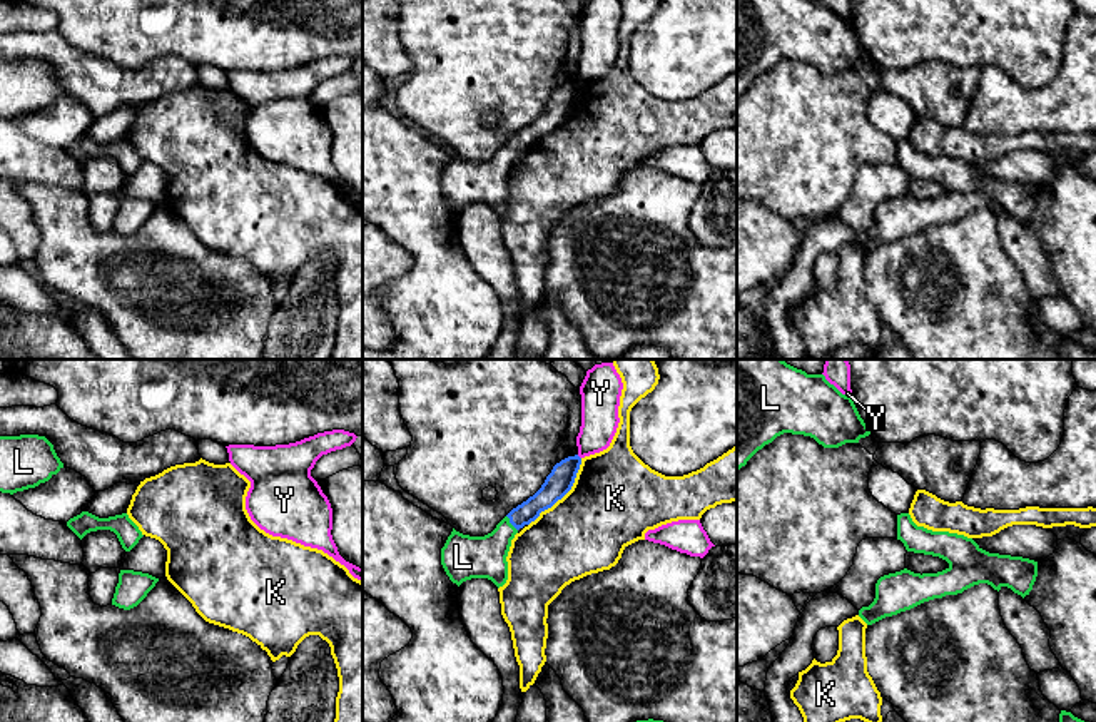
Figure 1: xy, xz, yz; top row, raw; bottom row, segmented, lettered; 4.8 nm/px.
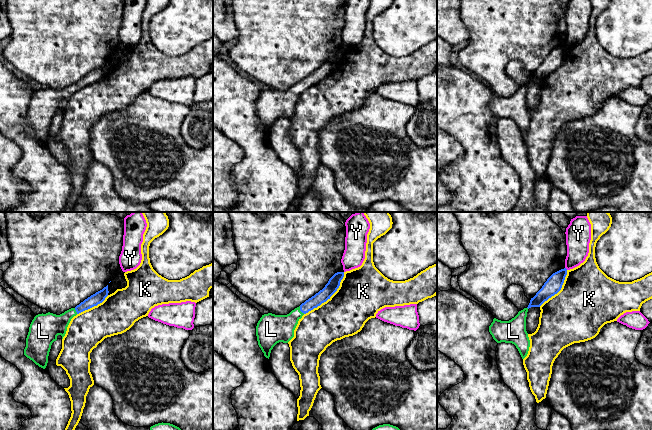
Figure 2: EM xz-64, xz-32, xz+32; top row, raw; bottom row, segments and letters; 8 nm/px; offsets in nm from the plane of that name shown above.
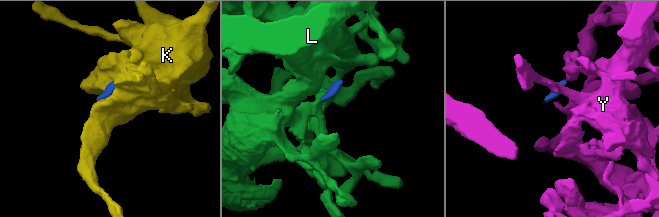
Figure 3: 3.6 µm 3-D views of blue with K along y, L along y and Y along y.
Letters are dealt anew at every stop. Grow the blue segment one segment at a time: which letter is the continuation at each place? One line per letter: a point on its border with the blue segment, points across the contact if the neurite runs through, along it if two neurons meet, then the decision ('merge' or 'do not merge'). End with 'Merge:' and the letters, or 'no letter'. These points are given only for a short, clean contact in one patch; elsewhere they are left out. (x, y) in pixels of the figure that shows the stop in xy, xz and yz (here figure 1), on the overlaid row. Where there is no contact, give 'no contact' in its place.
K: xz (563, 495) | do not merge
L: xz (510, 522) | across xz (550, 492), (530, 510), (510, 522), (478, 557), (471, 557) | merge
Y: xz (578, 457) | along xz (577, 455), (580, 458) | do not merge
Merge: L

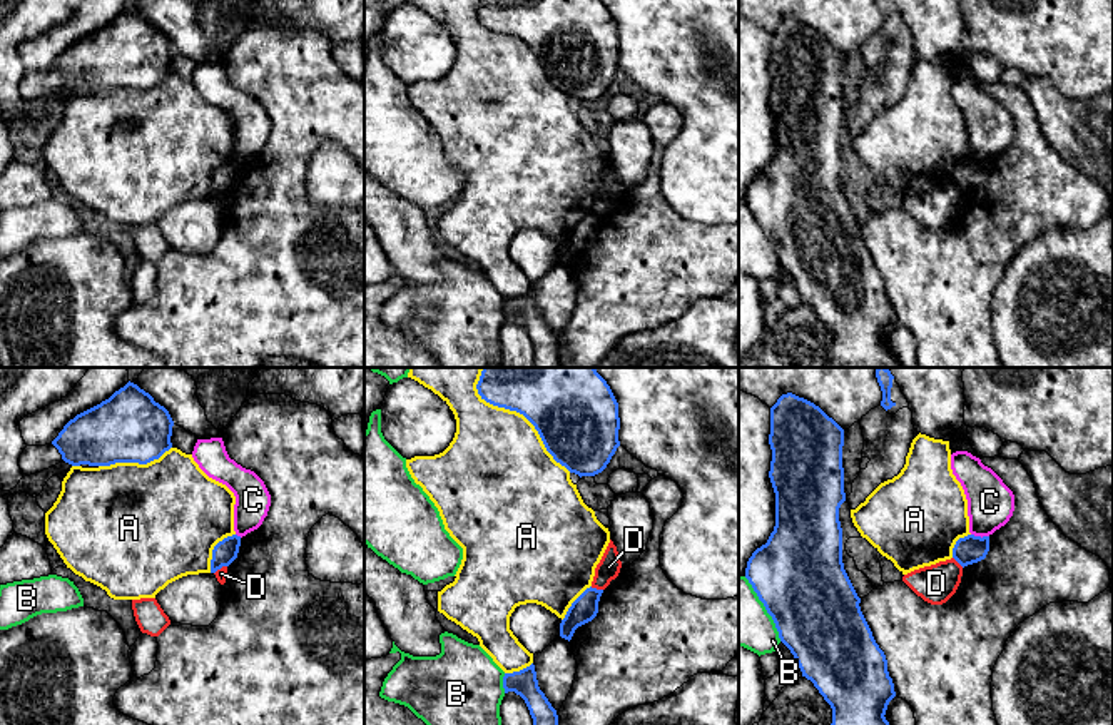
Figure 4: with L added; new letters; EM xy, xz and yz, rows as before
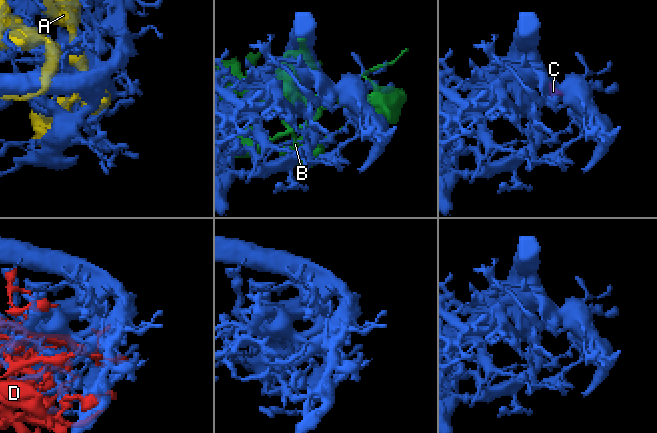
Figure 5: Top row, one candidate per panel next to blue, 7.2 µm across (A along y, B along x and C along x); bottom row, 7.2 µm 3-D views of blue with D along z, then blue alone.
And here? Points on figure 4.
A: xz (518, 411) | do not merge
B: xz (503, 684) | do not merge
C: yz (980, 537) | along yz (971, 533), (988, 537) | do not merge
D: xz (595, 588) | do not merge
Merge: no letter

